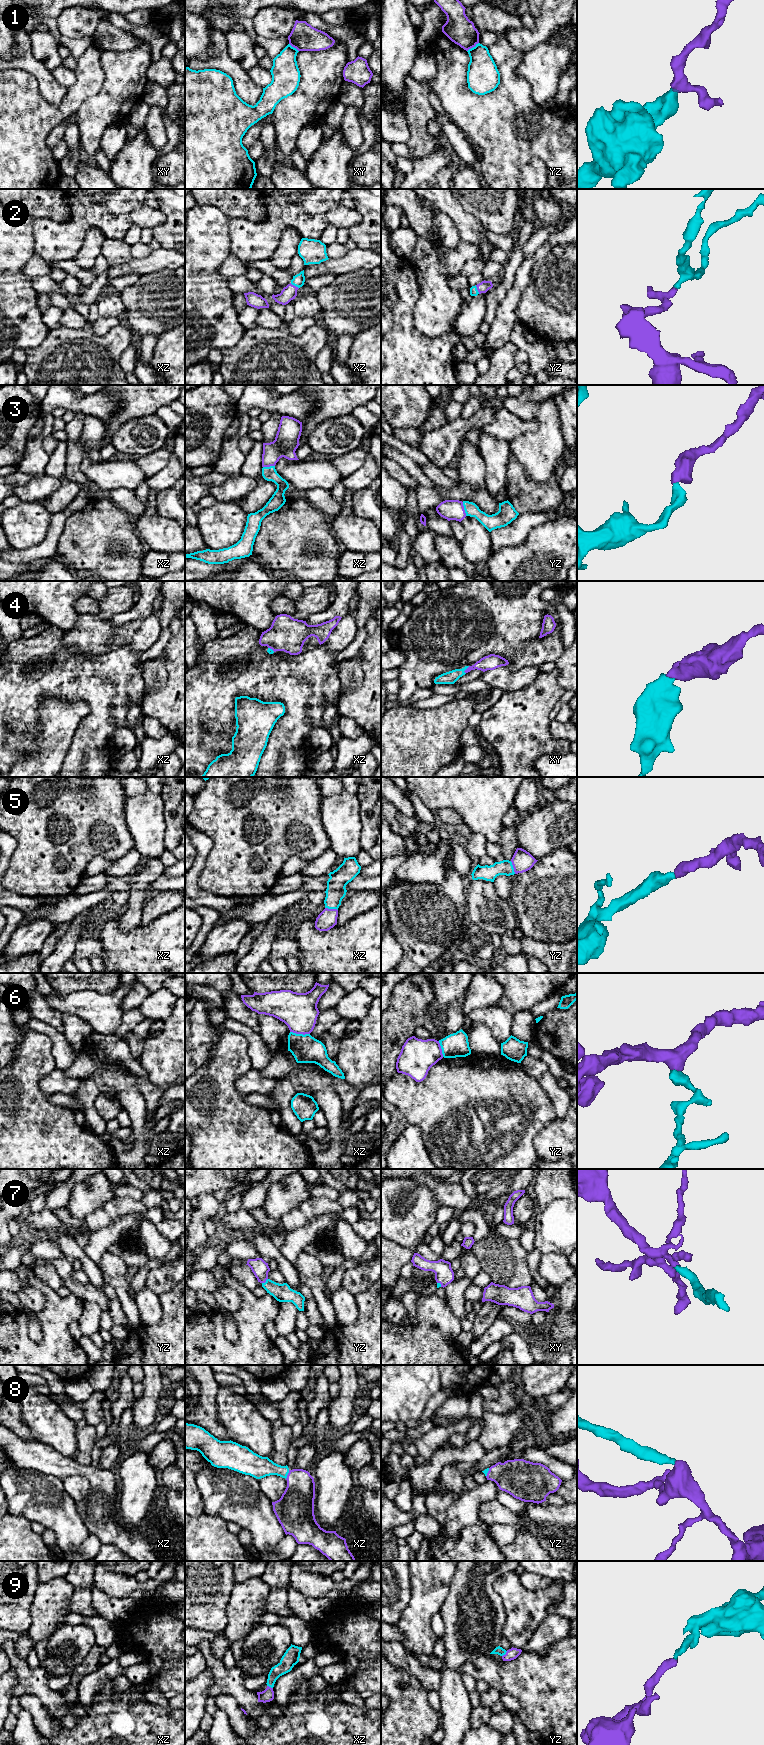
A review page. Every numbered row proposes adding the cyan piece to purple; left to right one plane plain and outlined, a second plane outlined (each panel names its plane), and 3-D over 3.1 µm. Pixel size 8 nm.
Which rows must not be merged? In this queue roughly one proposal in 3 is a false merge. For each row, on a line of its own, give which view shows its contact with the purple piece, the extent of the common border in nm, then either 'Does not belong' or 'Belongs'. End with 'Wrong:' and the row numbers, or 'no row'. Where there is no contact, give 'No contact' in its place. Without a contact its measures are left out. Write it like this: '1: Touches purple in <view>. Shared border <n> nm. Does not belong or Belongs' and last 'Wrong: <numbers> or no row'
1: Touches purple in yz. Shared border 120 nm. Does not belong
2: Touches purple in yz. Shared border 80 nm. Belongs
3: Touches purple in yz. Shared border 120 nm. Belongs
4: Touches purple in xy. Shared border 70 nm. Belongs
5: Touches purple in xz. Shared border 110 nm. Belongs
6: Touches purple in xz. Shared border 160 nm. Does not belong
7: Touches purple in yz. Shared border 60 nm. Belongs
8: Touches purple in xz. Shared border 80 nm. Belongs
9: Touches purple in yz. Shared border 60 nm. Belongs
Wrong: 1, 6

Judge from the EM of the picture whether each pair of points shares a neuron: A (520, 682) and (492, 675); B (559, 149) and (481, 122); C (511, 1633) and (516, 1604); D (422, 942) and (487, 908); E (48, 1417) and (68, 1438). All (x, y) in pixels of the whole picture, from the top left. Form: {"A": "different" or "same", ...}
{"A": "same", "B": "same", "C": "same", "D": "different", "E": "same"}

